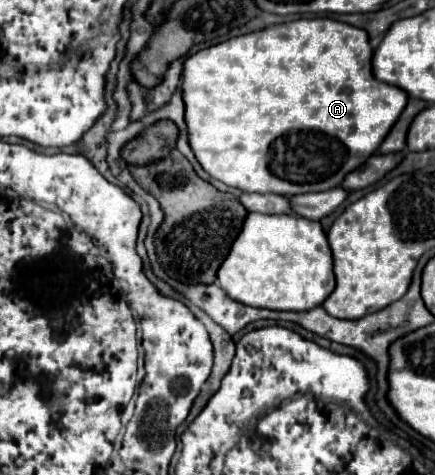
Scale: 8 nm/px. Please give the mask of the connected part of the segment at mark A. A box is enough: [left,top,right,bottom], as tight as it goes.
[183,18,407,194]

